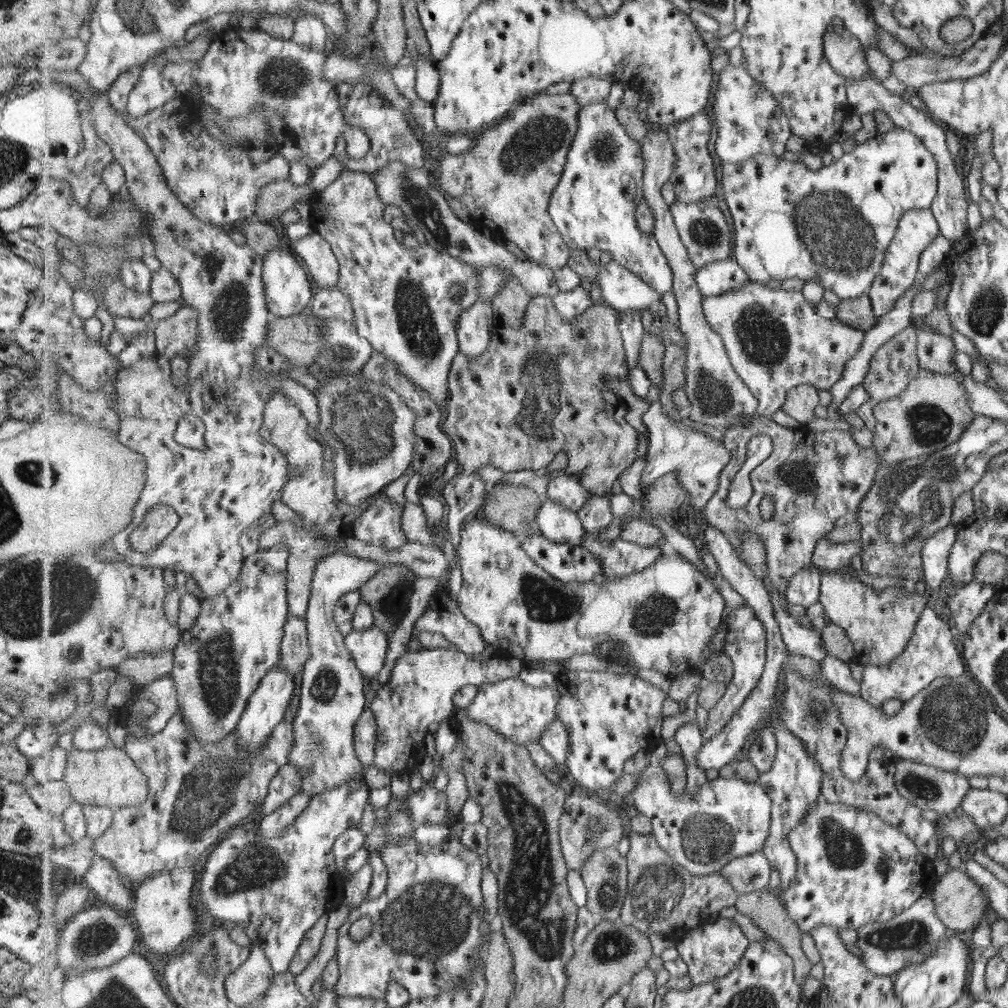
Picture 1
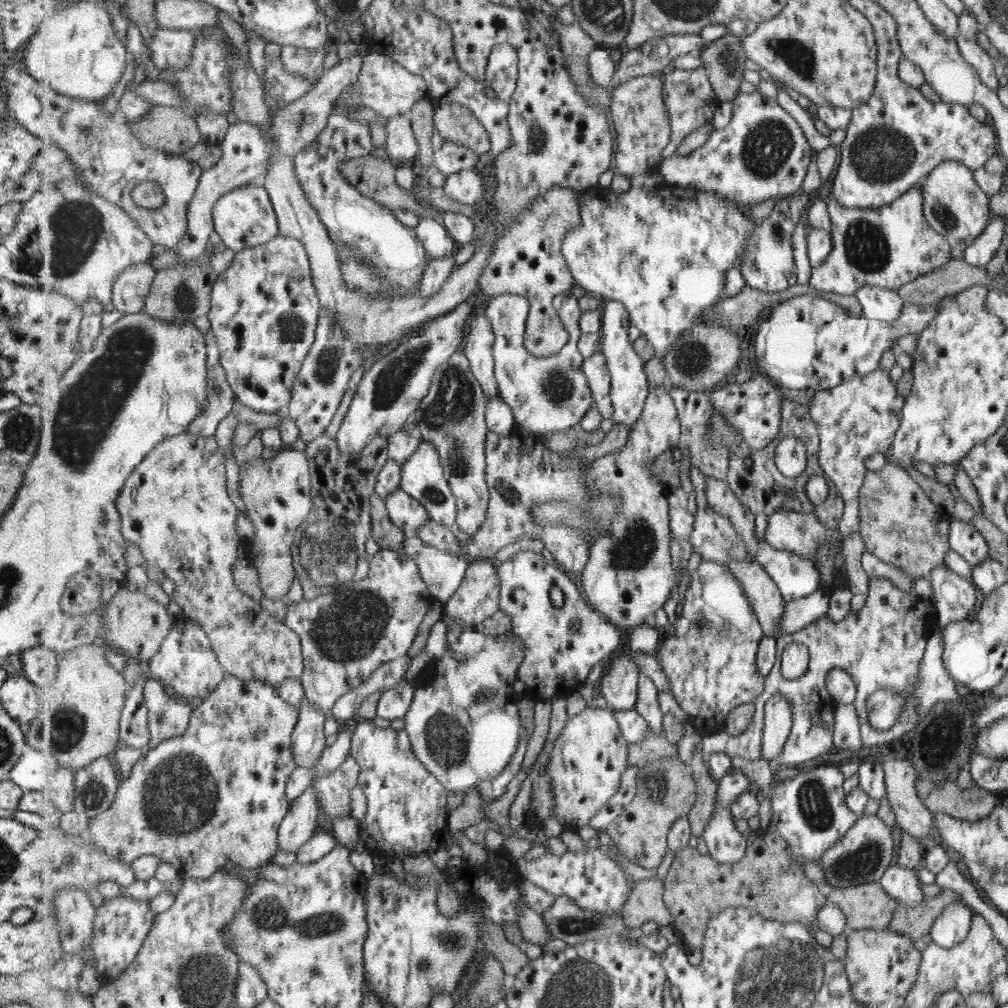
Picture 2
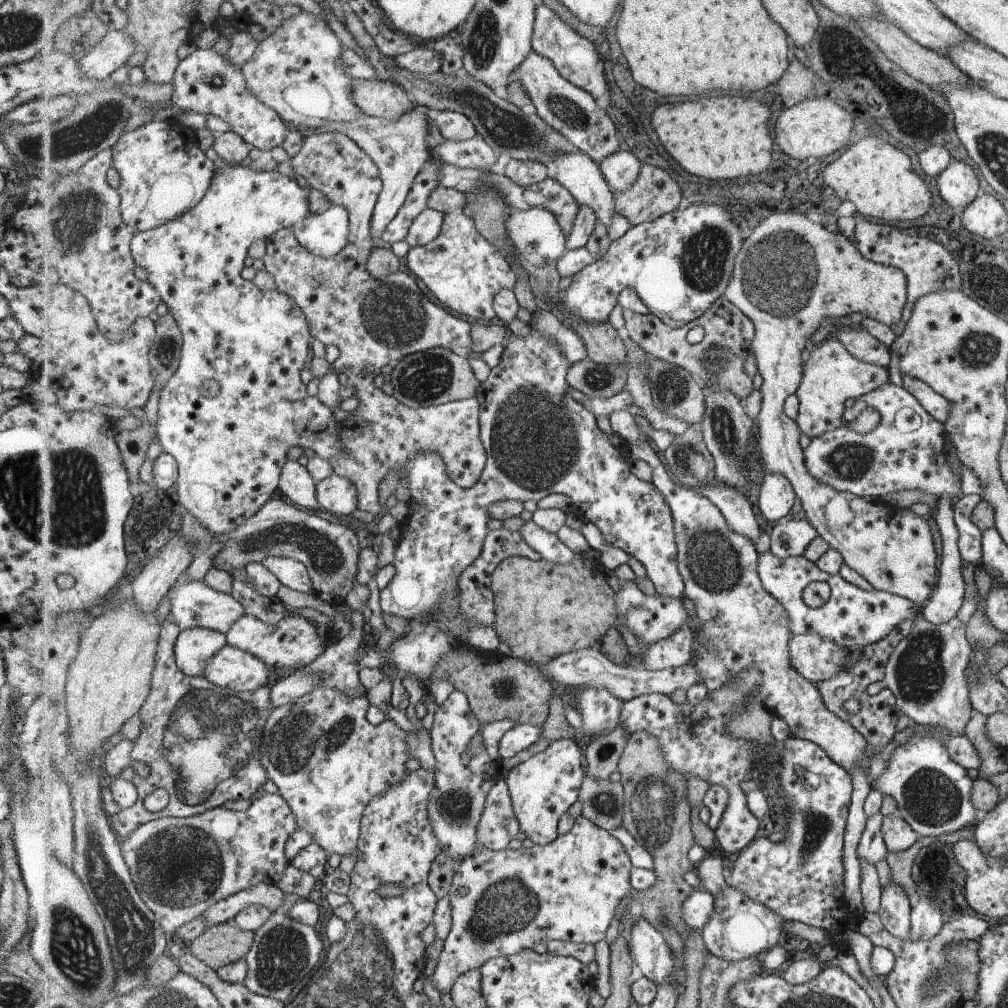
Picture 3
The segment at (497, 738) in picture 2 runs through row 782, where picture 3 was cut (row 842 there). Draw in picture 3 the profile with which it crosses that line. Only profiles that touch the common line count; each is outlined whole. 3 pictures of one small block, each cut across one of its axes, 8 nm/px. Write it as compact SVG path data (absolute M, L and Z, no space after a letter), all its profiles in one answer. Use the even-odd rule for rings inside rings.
M454 689L436 710L430 732L437 764L433 770L436 787L432 792L428 813L434 831L444 846L444 852L459 863L477 845L483 845L478 840L477 827L486 807L487 795L498 781L502 759L500 742L507 731L517 725L512 720L489 721L483 724L476 712L473 712L468 697L464 692ZM479 732L482 734L484 752L469 756L469 742Z

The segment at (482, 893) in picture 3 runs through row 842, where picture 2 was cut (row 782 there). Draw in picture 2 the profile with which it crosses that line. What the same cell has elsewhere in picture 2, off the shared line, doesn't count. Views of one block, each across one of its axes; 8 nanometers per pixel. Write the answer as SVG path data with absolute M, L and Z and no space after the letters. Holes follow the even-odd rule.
M588 707L585 712L569 718L563 732L555 740L548 758L548 763L541 771L548 771L552 778L554 790L554 811L552 816L568 830L585 828L594 819L594 816L619 792L623 773L628 769L630 742L625 738L620 727L620 722L614 711Z

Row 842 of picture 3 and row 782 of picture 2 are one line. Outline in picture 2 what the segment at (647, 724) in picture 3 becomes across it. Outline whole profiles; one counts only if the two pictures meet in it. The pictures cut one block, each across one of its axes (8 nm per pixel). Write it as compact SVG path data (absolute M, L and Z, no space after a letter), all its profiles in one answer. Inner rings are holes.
M732 765L732 769L727 773L727 776L719 780L716 811L713 813L713 818L707 825L705 832L701 834L709 855L711 858L714 858L715 861L723 864L736 863L747 853L747 837L745 838L745 836L735 828L735 822L733 822L733 817L735 816L732 814L730 806L738 799L741 793L749 790L749 784L752 784L752 782L749 780L748 775L740 768L735 768L734 765Z

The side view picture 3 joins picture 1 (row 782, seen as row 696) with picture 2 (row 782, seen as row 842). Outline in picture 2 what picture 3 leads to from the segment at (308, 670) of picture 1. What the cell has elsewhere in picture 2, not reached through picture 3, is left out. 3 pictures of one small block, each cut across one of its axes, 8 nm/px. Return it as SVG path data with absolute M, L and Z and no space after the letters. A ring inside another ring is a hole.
M352 754L337 770L317 779L318 799L327 820L343 813L352 816L351 791L359 781L360 763Z

